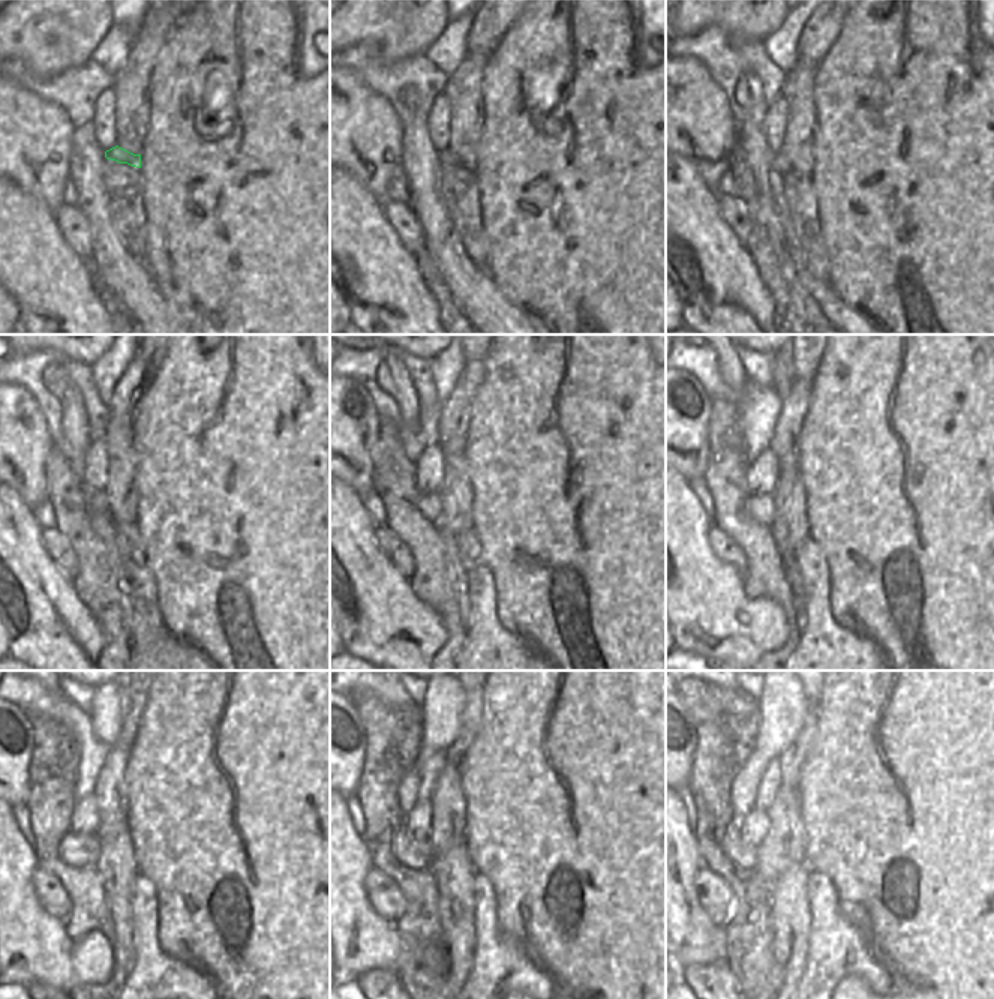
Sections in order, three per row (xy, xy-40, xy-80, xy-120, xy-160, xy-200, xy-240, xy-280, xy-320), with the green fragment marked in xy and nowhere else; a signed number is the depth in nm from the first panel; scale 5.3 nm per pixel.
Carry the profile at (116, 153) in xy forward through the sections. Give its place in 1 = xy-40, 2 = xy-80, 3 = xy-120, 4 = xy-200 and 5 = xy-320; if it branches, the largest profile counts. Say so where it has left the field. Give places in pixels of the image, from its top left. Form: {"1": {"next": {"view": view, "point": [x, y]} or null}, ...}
{"1": {"next": {"view": "xy-40", "point": [446, 158]}}, "2": {"next": {"view": "xy-80", "point": [781, 164]}}, "3": {"next": {"view": "xy-120", "point": [96, 500]}}, "4": {"next": {"view": "xy-200", "point": [762, 509]}}, "5": {"next": {"view": "xy-320", "point": [745, 855]}}}

